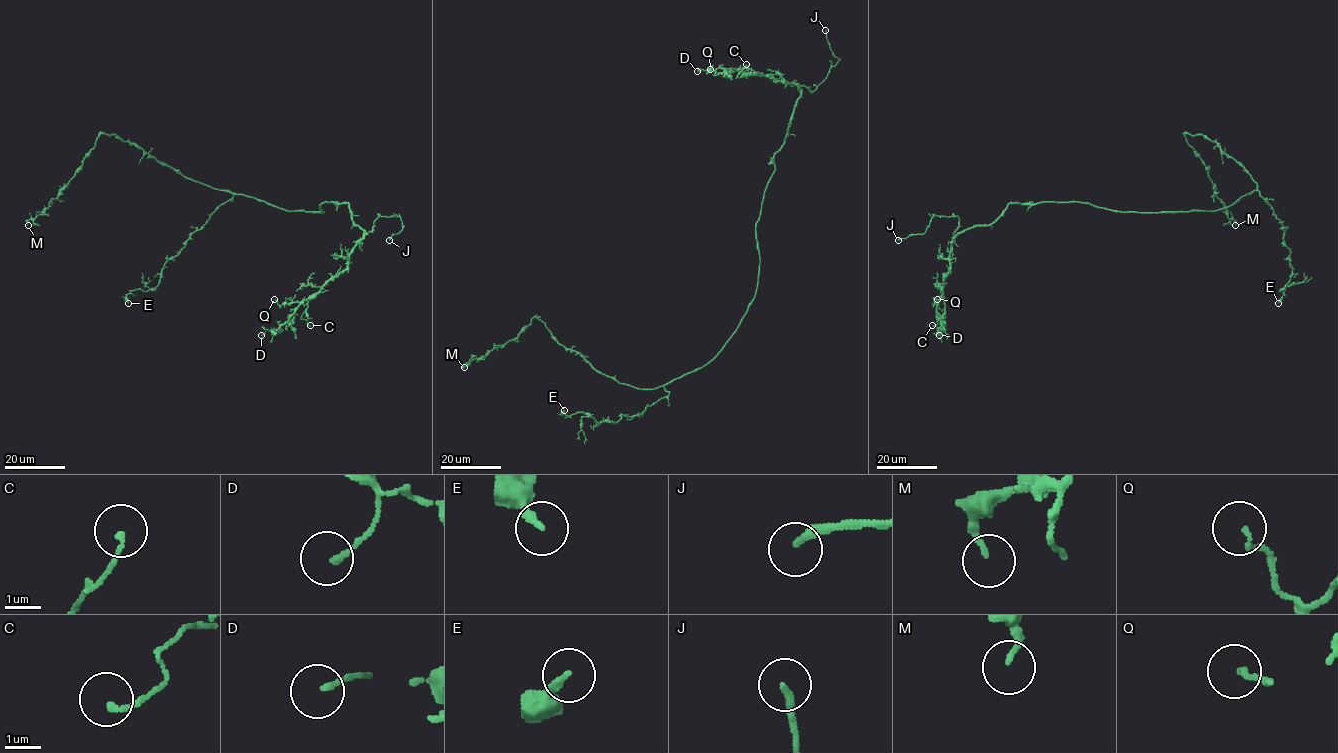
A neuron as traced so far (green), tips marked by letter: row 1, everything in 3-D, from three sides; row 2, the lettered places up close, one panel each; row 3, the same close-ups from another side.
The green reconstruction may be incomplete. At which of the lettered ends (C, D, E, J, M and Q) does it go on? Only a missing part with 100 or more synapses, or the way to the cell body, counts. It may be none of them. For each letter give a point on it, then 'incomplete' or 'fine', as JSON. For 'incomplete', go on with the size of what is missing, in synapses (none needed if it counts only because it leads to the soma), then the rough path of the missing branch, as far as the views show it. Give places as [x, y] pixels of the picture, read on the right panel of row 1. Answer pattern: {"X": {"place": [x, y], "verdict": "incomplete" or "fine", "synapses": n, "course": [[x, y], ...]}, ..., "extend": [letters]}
{"C": {"place": [932, 325], "verdict": "fine"}, "D": {"place": [939, 335], "verdict": "fine"}, "E": {"place": [1278, 303], "verdict": "fine"}, "J": {"place": [898, 240], "verdict": "incomplete"}, "M": {"place": [1235, 225], "verdict": "fine"}, "Q": {"place": [937, 299], "verdict": "fine"}, "extend": ["J"]}

